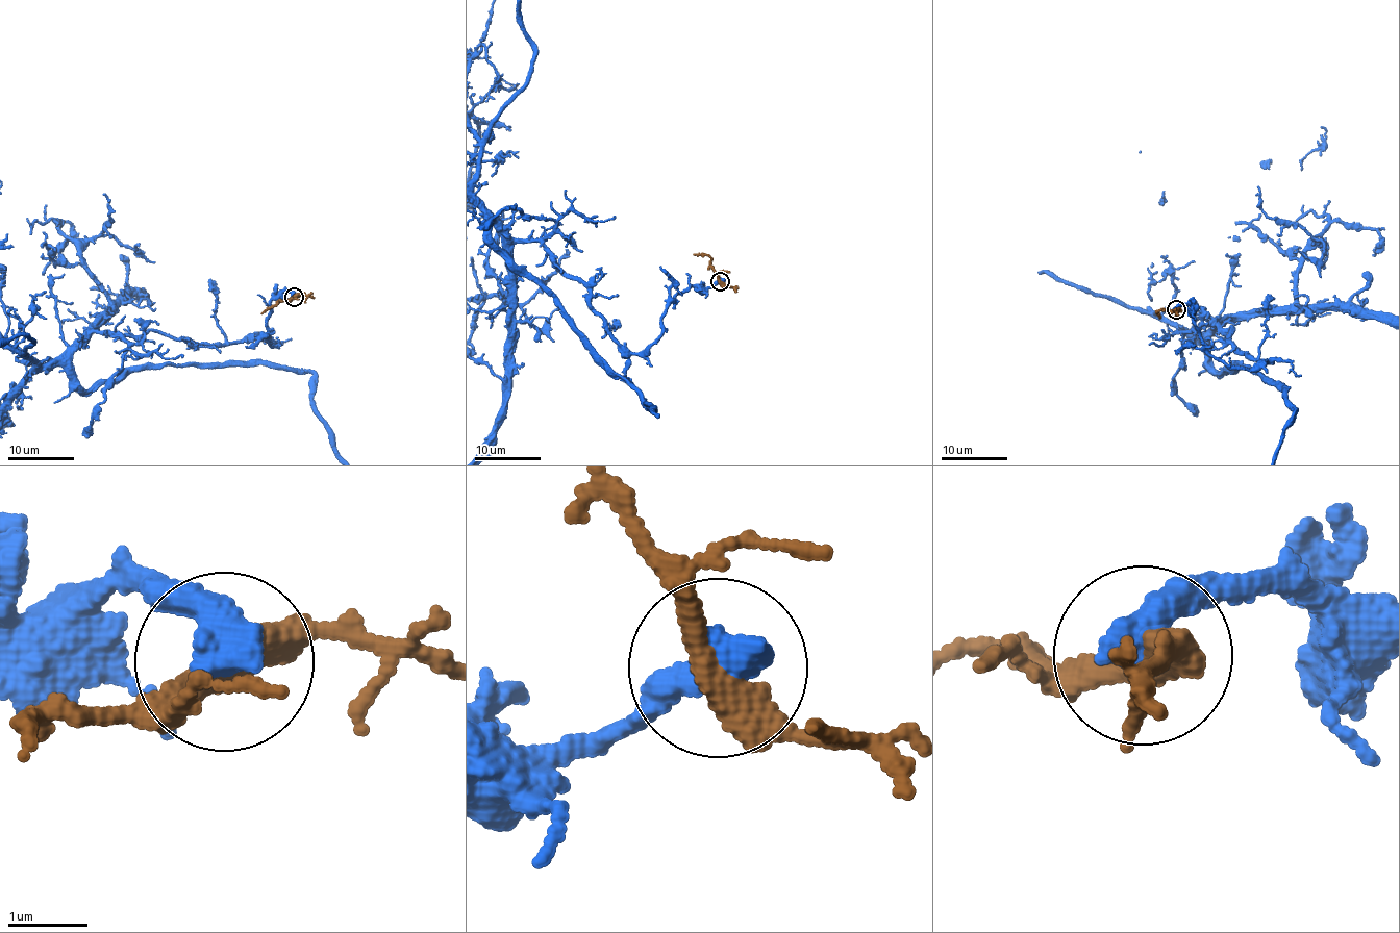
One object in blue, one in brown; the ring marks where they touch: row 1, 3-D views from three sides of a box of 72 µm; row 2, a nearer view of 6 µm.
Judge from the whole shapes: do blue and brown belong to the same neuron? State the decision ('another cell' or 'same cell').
another cell

